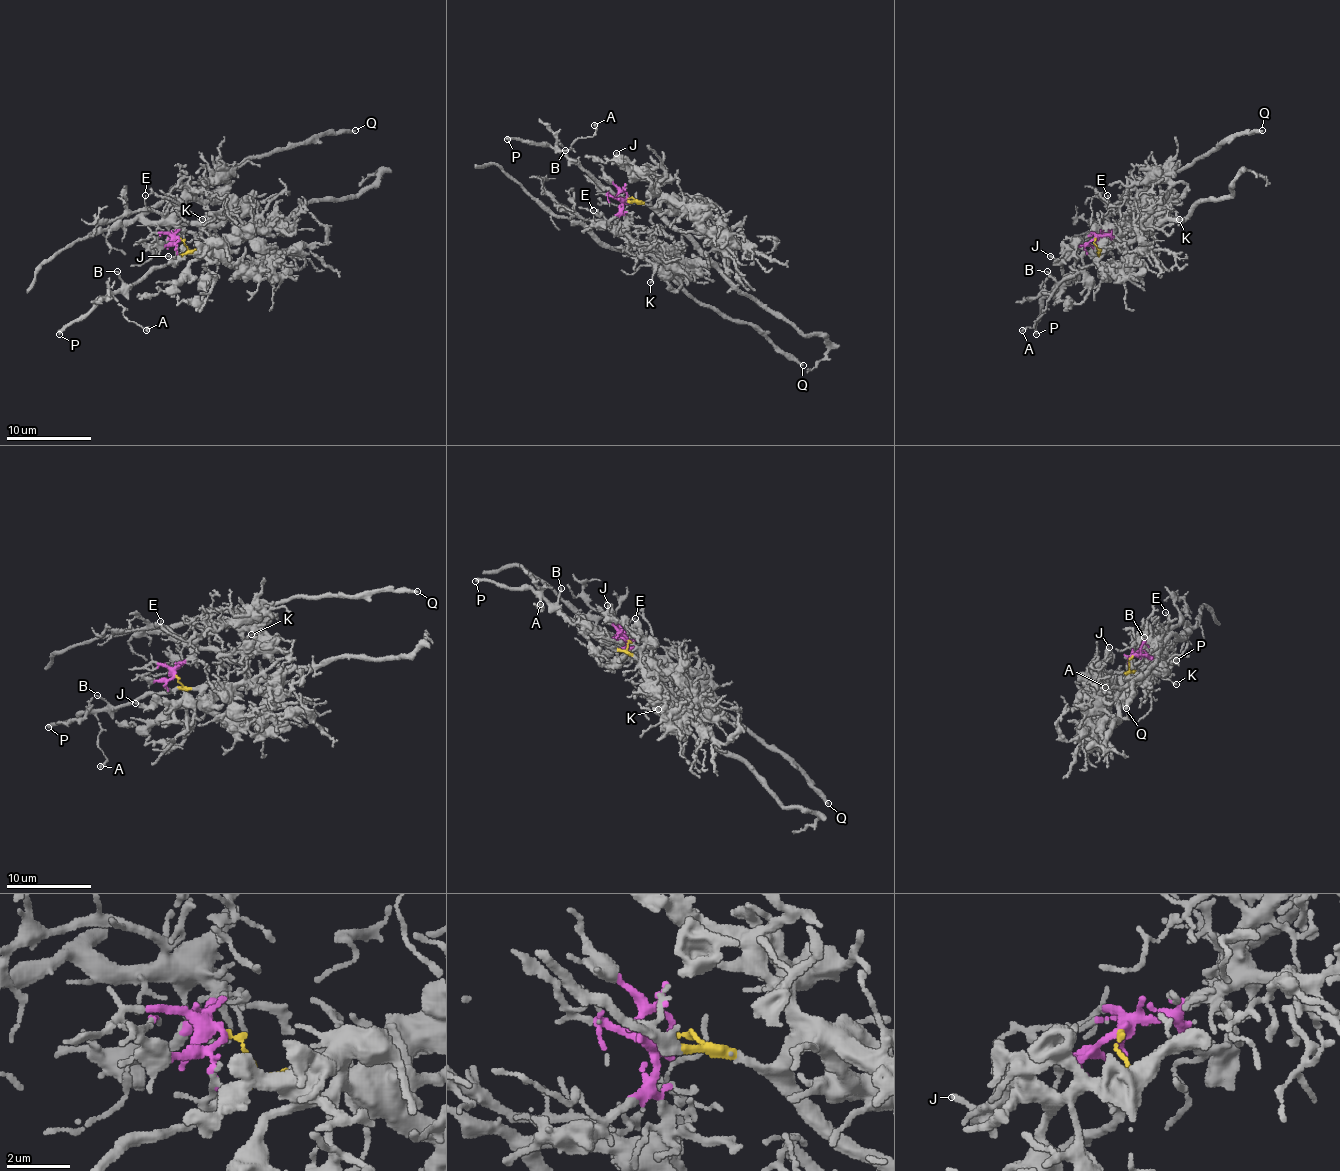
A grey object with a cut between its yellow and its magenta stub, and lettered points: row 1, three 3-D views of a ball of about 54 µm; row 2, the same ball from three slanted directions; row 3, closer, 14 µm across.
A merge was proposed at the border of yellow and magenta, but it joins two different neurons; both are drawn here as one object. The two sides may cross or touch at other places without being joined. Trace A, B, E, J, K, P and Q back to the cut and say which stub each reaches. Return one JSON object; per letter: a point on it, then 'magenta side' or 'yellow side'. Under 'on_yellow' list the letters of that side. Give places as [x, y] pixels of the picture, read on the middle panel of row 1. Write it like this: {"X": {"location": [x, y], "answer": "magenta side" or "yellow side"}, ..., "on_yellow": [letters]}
{"A": {"location": [594, 125], "answer": "yellow side"}, "B": {"location": [565, 150], "answer": "yellow side"}, "E": {"location": [593, 210], "answer": "magenta side"}, "J": {"location": [616, 153], "answer": "yellow side"}, "K": {"location": [650, 282], "answer": "magenta side"}, "P": {"location": [507, 139], "answer": "yellow side"}, "Q": {"location": [803, 365], "answer": "magenta side"}, "on_yellow": ["A", "B", "J", "P"]}

